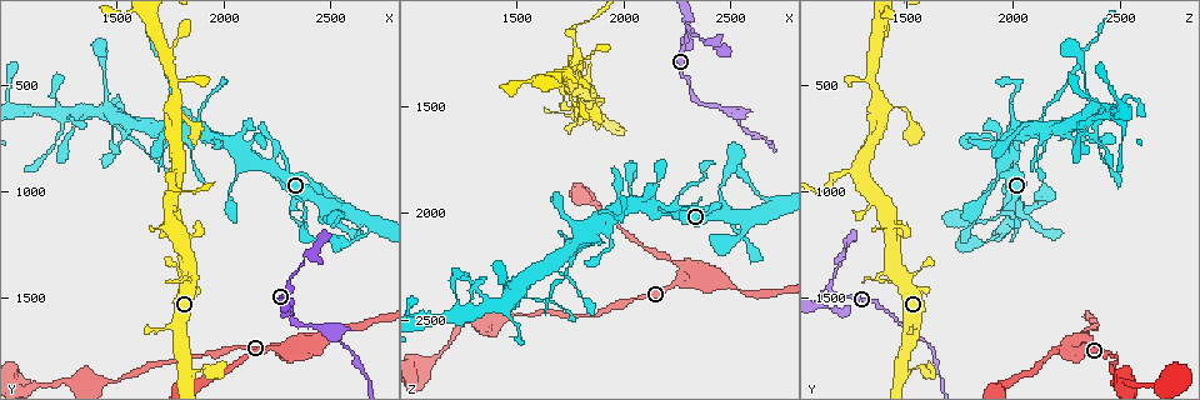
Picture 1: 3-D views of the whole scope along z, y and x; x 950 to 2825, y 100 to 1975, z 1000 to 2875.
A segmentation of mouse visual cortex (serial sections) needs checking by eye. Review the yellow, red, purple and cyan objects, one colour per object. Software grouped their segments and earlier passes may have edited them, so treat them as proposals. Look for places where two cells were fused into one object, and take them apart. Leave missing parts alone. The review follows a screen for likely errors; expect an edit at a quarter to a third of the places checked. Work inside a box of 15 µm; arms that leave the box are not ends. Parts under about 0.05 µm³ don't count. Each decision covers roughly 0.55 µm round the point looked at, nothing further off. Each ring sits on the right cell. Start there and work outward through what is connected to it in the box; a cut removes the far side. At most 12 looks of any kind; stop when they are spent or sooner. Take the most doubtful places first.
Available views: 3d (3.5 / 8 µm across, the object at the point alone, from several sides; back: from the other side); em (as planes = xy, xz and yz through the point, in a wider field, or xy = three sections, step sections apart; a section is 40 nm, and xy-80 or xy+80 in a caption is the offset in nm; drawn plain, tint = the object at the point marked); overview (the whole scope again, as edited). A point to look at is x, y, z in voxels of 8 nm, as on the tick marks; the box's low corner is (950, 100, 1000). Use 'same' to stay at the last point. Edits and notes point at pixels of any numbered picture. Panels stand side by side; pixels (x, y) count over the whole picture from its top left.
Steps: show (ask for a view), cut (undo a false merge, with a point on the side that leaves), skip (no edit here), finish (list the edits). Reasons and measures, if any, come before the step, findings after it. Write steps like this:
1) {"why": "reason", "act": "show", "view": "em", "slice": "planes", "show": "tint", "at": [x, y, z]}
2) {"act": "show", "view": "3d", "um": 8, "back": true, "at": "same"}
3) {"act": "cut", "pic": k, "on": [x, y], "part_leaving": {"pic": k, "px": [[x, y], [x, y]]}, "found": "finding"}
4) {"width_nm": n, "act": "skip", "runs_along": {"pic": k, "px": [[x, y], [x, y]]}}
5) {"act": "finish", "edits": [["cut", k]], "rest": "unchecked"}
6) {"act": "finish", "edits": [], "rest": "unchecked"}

{"why": "branch point", "act": "show", "view": "3d", "um": 3.5, "at": [2320, 1450, 1150]}

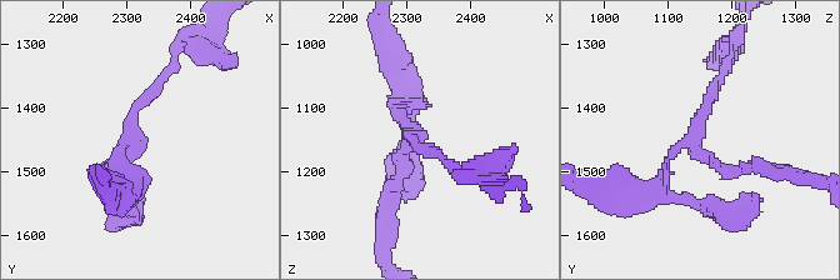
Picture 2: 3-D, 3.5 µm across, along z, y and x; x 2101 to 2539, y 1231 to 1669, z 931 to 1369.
{"why": "shape alone is not enough", "act": "show", "view": "em", "slice": "xy", "step": 1, "show": "tint", "at": [2315, 1455, 1140]}

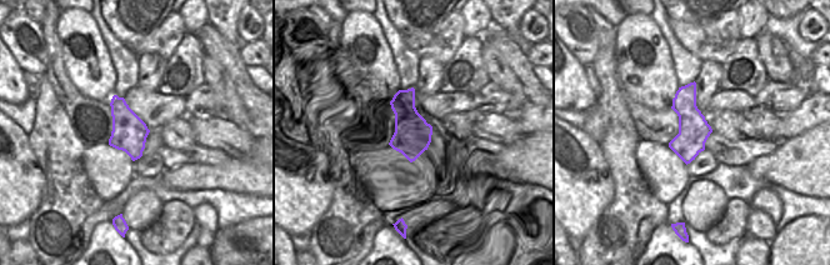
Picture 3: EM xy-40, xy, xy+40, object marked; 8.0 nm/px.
{"act": "show", "view": "em", "slice": "xy", "step": 2, "show": "tint", "at": "same"}

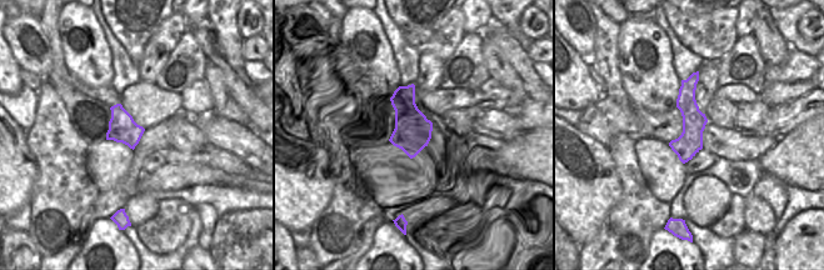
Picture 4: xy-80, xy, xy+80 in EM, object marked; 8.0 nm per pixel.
{"act": "skip", "runs_along": {"pic": 4, "px": [[695, 75], [684, 159]]}, "found": "continuous, no second cell"}

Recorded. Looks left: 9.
{"why": "thick turns thin", "act": "show", "view": "3d", "um": 3.5, "at": [2280, 1730, 2340]}

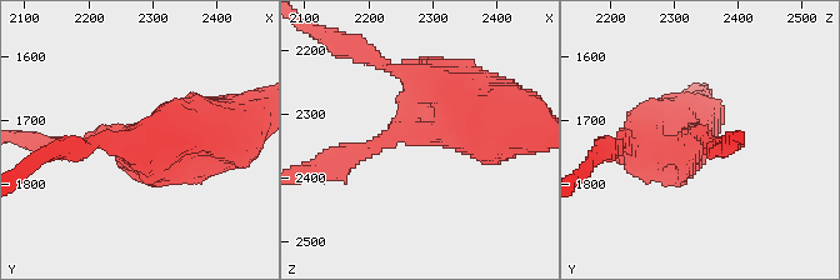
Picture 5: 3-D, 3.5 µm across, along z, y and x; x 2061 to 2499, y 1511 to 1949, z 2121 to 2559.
{"act": "skip", "runs_along": {"pic": 5, "px": [[358, 154], [404, 129], [508, 119]]}, "found": "all the same cell"}

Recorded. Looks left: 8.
{"why": "thin neck", "act": "show", "view": "3d", "um": 3.5, "at": [1290, 700, 2340]}

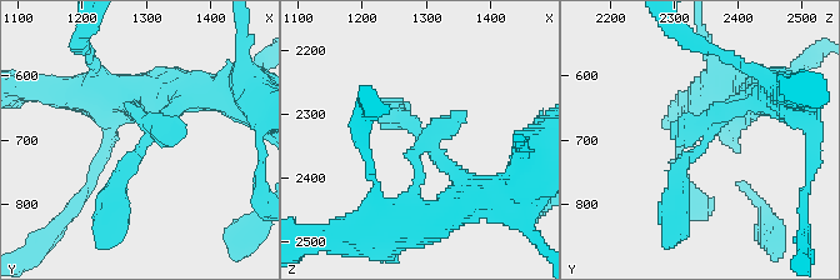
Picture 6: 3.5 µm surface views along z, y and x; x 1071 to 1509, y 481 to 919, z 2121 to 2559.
{"why": "need the tissue", "act": "show", "view": "em", "slice": "xy", "step": 3, "show": "tint", "at": [1295, 710, 2340]}

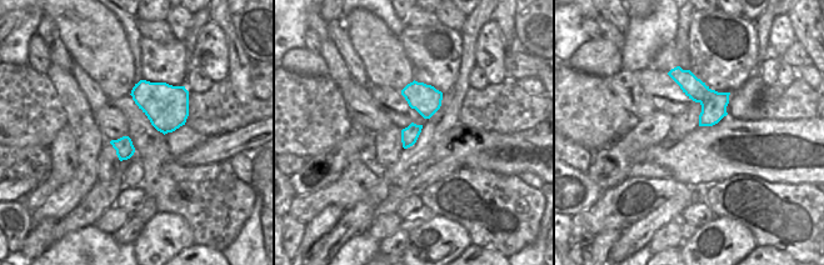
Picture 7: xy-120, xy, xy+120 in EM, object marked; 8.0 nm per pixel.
{"act": "skip", "runs_along": {"pic": 6, "px": [[759, 91], [681, 164], [675, 210]]}, "found": "one cell here"}

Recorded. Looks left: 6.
{"act": "show", "view": "3d", "um": 8, "at": [1780, 910, 1260]}

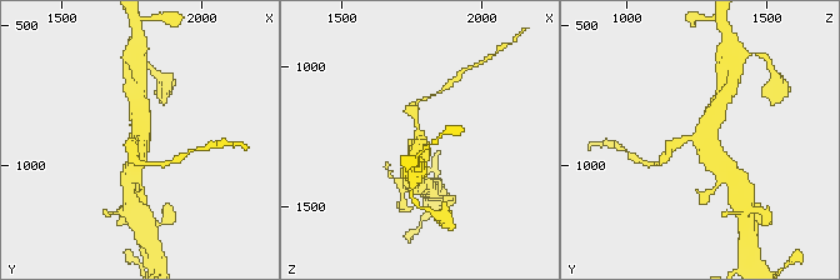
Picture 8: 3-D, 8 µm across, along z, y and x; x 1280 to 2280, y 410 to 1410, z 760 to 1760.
{"why": "closer look", "act": "show", "view": "3d", "um": 3.5, "back": true, "at": [1780, 900, 1250]}

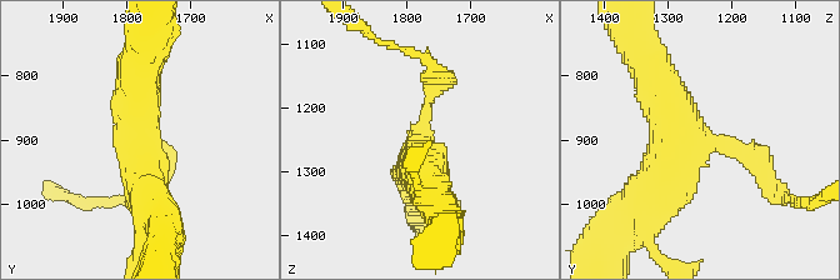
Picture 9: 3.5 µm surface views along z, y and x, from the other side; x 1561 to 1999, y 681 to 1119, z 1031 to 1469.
{"arms": 3, "arm_widths_nm": [200, 500, 600], "act": "show", "view": "em", "slice": "xy", "step": 3, "show": "tint", "at": [1780, 910, 1260]}

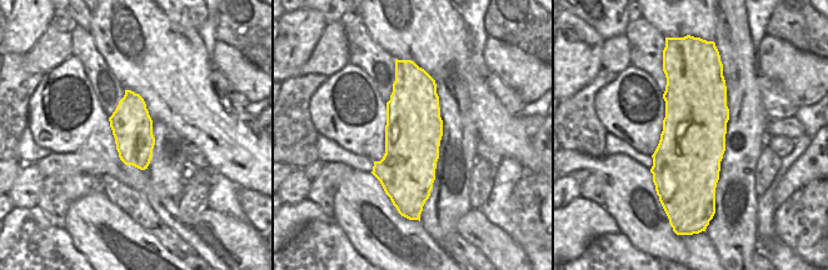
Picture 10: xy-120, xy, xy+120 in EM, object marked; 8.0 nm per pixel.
{"act": "skip", "found": "all the same cell"}

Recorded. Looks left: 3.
{"why": "thick turns thin", "act": "show", "view": "3d", "um": 8, "at": [1760, 610, 1400]}

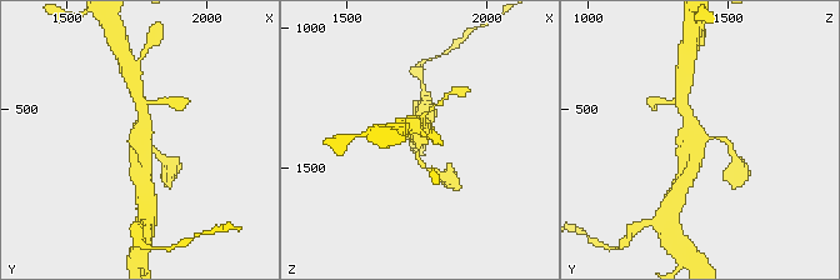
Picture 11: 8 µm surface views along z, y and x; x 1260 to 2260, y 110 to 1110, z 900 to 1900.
{"why": "closer look", "act": "show", "view": "3d", "um": 3.5, "at": [1760, 610, 1390]}

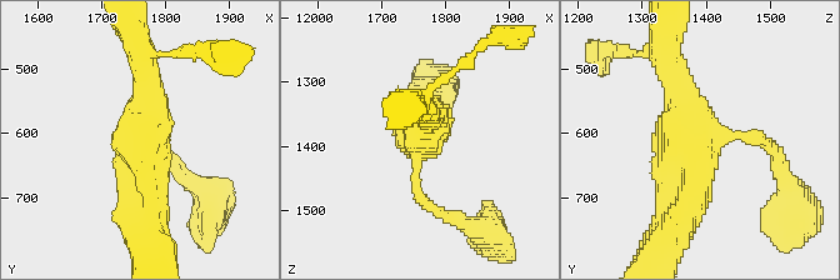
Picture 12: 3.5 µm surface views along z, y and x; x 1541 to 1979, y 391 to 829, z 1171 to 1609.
{"arms": 3, "arm_widths_nm": [150, 350, 450], "act": "skip", "runs_along": {"pic": 12, "px": [[681, 214], [698, 126], [666, 56]]}, "found": "continuous, no second cell"}

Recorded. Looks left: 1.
{"act": "finish", "edits": [], "rest": "unchecked"}

